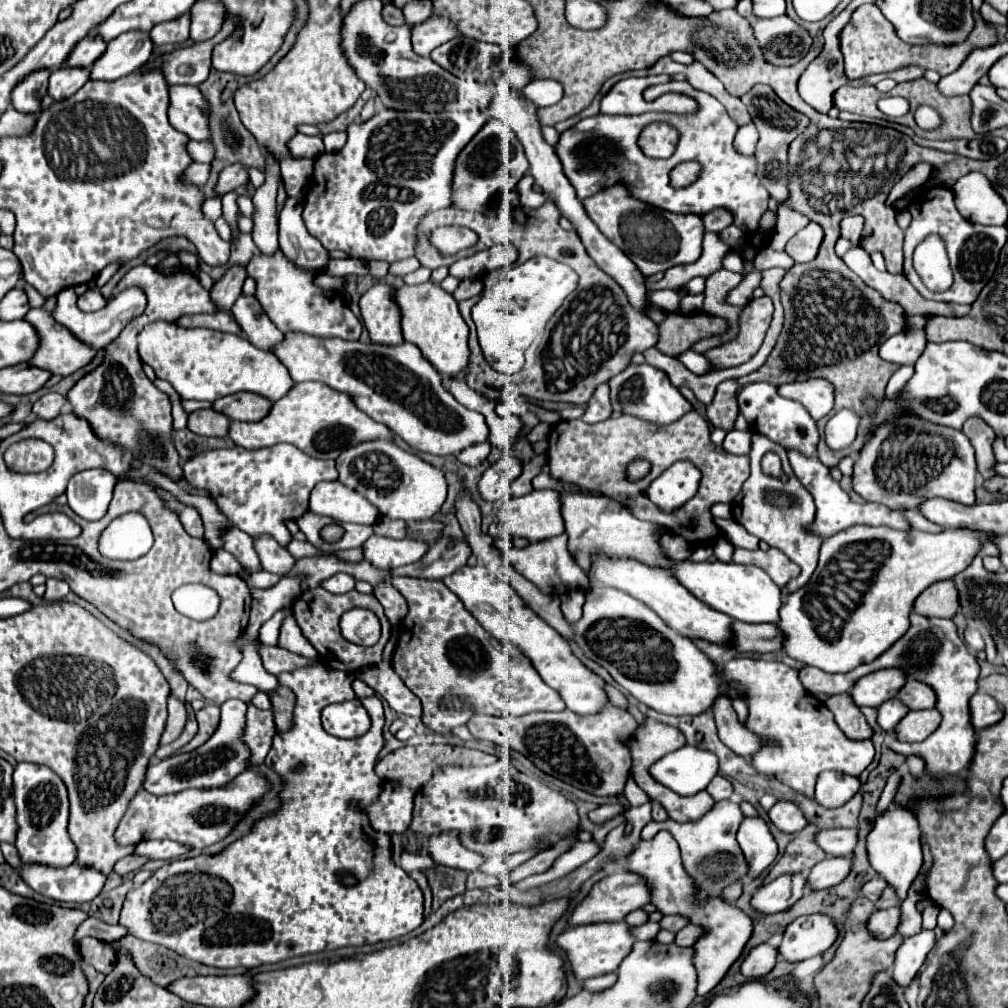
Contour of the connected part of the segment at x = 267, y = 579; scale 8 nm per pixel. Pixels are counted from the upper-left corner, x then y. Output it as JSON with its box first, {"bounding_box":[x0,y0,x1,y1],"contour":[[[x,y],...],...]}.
{"bounding_box":[250,570,278,588],"contour":[[[258,570],[258,572],[252,572],[250,574],[250,586],[252,588],[270,588],[278,582],[278,576],[276,574],[268,574],[266,570]]]}

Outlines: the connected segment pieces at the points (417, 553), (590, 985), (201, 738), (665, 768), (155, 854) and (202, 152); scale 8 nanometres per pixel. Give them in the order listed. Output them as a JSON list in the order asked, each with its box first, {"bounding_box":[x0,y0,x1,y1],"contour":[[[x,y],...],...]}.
[{"bounding_box":[363,535,428,570],"contour":[[[372,535],[363,544],[363,548],[365,557],[374,562],[376,568],[386,570],[418,562],[426,554],[428,544],[416,540],[394,540],[394,538]]]},{"bounding_box":[584,974,616,992],"contour":[[[604,974],[604,976],[596,976],[596,978],[590,978],[584,982],[584,988],[590,990],[590,992],[600,992],[600,990],[606,990],[610,988],[614,982],[616,982],[616,974]]]},{"bounding_box":[178,704,220,752],"contour":[[[208,704],[208,706],[204,706],[202,710],[198,710],[196,712],[196,720],[198,720],[198,734],[192,738],[192,742],[188,742],[186,746],[182,746],[178,752],[192,752],[192,750],[196,750],[198,746],[202,746],[212,734],[214,734],[214,730],[218,728],[218,718],[220,714],[218,714],[218,706],[216,704]]]},{"bounding_box":[650,746,718,796],"contour":[[[684,746],[660,758],[650,768],[650,774],[680,796],[694,796],[718,774],[718,758],[708,750]]]},{"bounding_box":[136,840,192,860],"contour":[[[152,840],[152,842],[140,842],[136,846],[136,854],[150,856],[152,860],[158,860],[158,858],[170,860],[170,858],[184,856],[188,852],[192,852],[192,846],[184,846],[184,844],[178,844],[172,840]]]},{"bounding_box":[188,142,214,164],"contour":[[[188,142],[188,152],[194,158],[194,162],[210,164],[214,160],[214,144],[212,142]]]}]

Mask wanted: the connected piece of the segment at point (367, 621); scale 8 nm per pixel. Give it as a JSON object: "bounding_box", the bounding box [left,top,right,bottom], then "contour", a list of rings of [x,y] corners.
{"bounding_box":[340,608,380,646],"contour":[[[354,608],[346,612],[340,620],[342,636],[360,646],[372,646],[380,638],[380,622],[374,612],[364,608]]]}

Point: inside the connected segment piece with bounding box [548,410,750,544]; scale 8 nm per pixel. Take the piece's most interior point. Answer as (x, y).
(595, 456)

